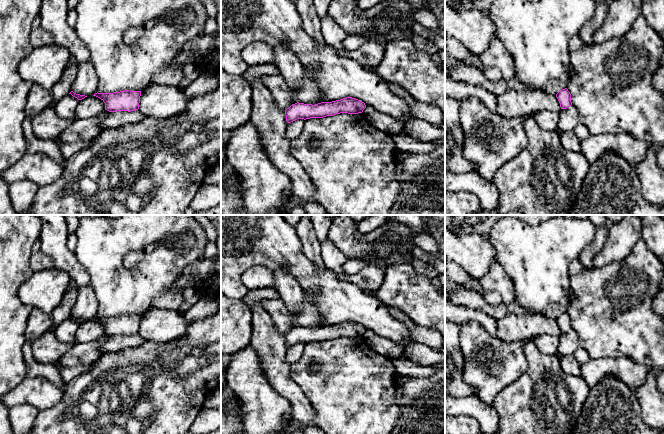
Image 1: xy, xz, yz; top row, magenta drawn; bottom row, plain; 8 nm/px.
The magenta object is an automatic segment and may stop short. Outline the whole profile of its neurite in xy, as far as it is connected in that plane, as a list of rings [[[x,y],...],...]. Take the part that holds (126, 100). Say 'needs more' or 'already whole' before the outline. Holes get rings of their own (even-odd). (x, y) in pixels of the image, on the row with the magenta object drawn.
already whole; [[[124,90],[113,93],[95,93],[93,96],[100,98],[105,103],[105,110],[136,111],[139,109],[141,91]]]

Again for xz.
already whole; [[[346,97],[332,102],[321,102],[315,105],[295,103],[285,110],[286,121],[291,123],[297,119],[323,118],[340,113],[358,114],[366,108],[364,102]]]

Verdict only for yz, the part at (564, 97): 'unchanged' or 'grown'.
unchanged

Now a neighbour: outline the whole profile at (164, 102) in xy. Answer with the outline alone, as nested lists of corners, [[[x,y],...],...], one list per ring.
[[[152,83],[141,91],[138,110],[145,117],[170,121],[186,110],[188,100],[178,87]]]

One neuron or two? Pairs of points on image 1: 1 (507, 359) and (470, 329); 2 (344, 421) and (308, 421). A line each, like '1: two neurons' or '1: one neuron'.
1: one neuron
2: two neurons

